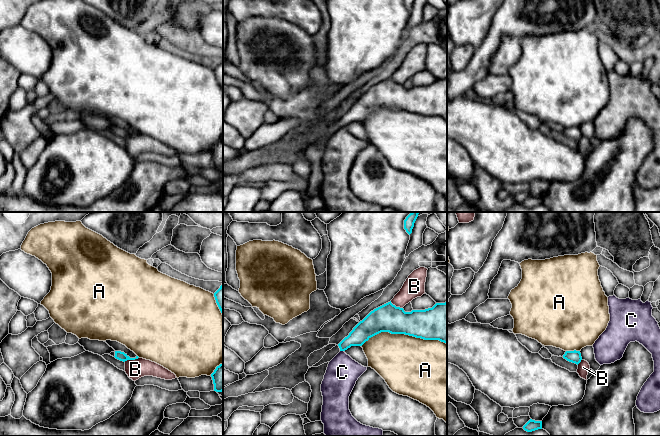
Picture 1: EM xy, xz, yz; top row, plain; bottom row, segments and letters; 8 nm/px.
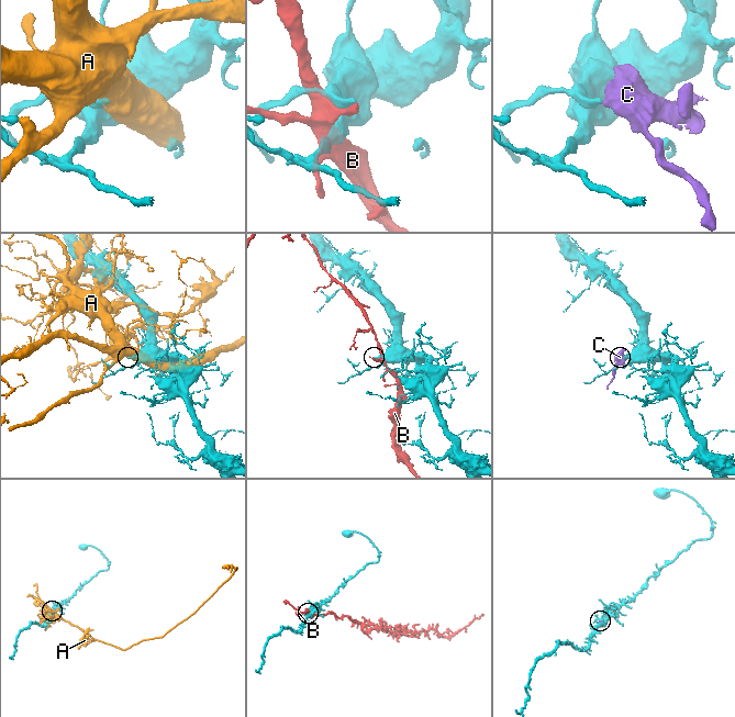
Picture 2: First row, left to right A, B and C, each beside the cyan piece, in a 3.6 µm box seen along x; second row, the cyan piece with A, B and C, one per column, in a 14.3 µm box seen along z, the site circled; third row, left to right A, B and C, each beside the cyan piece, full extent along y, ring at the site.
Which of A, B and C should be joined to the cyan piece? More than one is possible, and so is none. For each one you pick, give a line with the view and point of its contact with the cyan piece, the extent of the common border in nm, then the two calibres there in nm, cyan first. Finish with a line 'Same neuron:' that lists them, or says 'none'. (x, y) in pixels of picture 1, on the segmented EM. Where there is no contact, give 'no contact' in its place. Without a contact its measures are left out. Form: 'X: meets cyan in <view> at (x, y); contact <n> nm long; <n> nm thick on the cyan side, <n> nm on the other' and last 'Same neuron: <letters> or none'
Same neuron: none

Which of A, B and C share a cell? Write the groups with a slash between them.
A / B C

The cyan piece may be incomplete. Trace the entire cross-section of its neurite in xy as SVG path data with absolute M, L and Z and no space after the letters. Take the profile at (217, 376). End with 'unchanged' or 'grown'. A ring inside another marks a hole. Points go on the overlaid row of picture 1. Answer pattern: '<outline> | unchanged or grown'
M223 363L216 367L214 372L211 374L214 391L222 392L223 391Z | unchanged

